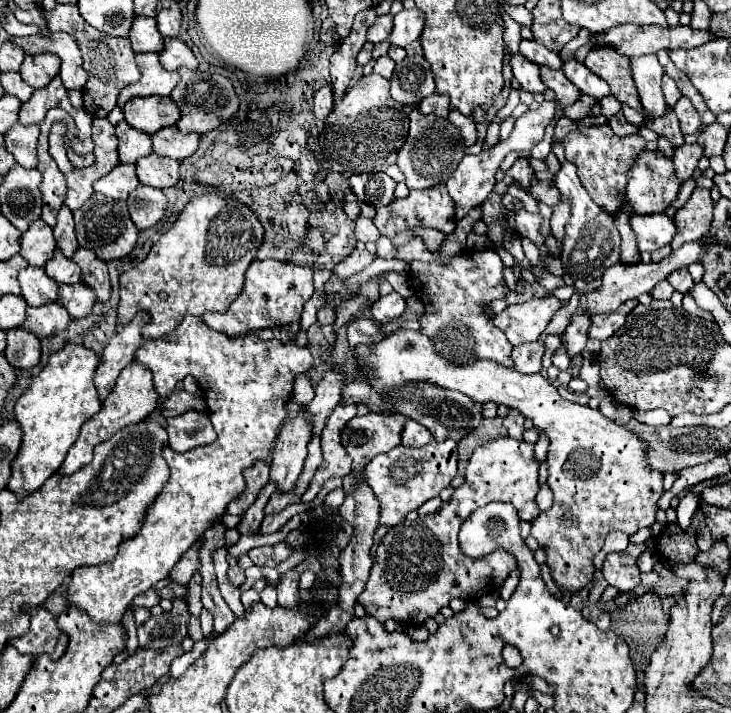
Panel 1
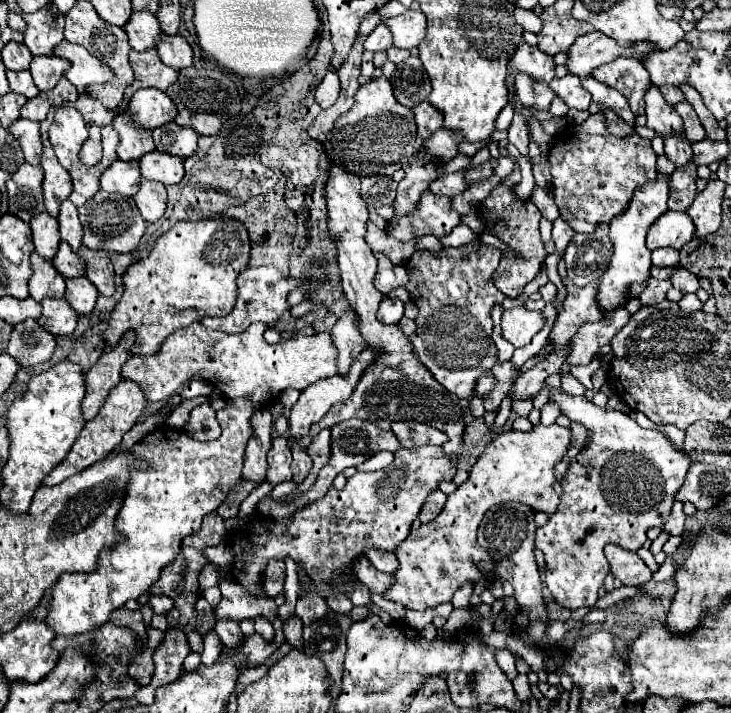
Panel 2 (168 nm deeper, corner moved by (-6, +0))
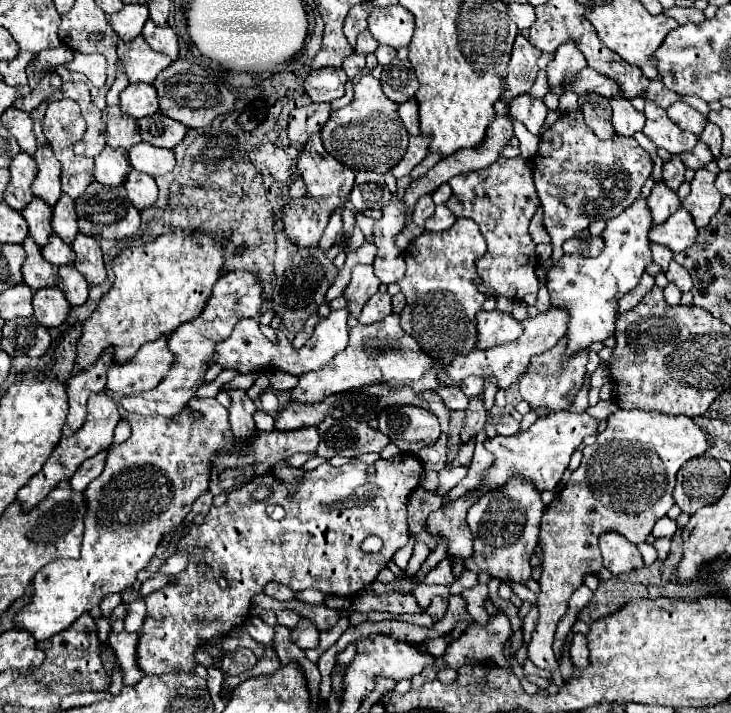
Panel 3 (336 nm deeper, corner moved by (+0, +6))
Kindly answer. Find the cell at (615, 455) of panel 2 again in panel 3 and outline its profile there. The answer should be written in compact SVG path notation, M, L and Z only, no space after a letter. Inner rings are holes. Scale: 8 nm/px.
M615 411L607 417L607 429L597 435L597 441L593 445L587 445L583 449L583 461L577 471L571 473L569 481L561 489L559 495L551 501L551 505L545 509L541 519L541 535L539 545L543 547L543 575L539 579L541 591L537 595L537 607L539 607L539 623L533 633L533 639L529 643L529 659L539 667L547 671L557 671L559 663L553 653L553 637L559 619L567 611L569 597L573 591L583 583L583 579L591 573L599 573L603 569L603 559L599 551L599 535L605 531L615 531L625 535L631 543L639 545L647 539L647 535L653 531L653 525L659 517L663 517L673 507L673 487L675 487L675 475L681 469L681 465L693 457L703 455L711 447L709 435L689 417L671 417L663 413L649 413L649 411Z

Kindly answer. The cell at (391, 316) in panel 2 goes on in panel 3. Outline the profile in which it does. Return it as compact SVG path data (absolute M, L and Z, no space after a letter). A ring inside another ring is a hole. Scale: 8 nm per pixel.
M375 293L363 307L359 315L359 323L371 325L375 321L385 319L391 313L391 295L389 293Z

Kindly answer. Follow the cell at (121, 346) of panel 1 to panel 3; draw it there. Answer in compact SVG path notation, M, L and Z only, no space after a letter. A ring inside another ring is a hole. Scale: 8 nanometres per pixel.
M107 349L93 367L87 371L79 371L67 383L67 397L69 397L69 415L63 425L63 437L73 435L85 421L87 415L87 399L91 393L101 393L107 381L107 369L113 365L113 351Z

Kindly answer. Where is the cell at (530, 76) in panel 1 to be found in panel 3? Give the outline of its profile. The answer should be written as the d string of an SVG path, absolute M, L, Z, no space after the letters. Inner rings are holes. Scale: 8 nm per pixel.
M519 95L511 101L511 117L521 121L533 135L539 135L547 117L547 107L543 105L541 99Z

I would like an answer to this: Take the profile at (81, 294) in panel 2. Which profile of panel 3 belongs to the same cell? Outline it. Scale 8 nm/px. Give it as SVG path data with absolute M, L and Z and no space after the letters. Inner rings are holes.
M73 265L59 267L57 287L63 291L63 295L71 305L83 305L87 301L89 283L83 279L83 275L79 275L79 271L75 271Z

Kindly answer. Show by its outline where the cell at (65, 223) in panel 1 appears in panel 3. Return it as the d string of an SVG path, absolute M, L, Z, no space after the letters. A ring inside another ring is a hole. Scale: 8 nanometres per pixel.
M61 195L61 199L53 207L53 231L59 235L65 243L71 243L75 235L79 233L77 227L77 215L75 215L75 201L69 195Z

